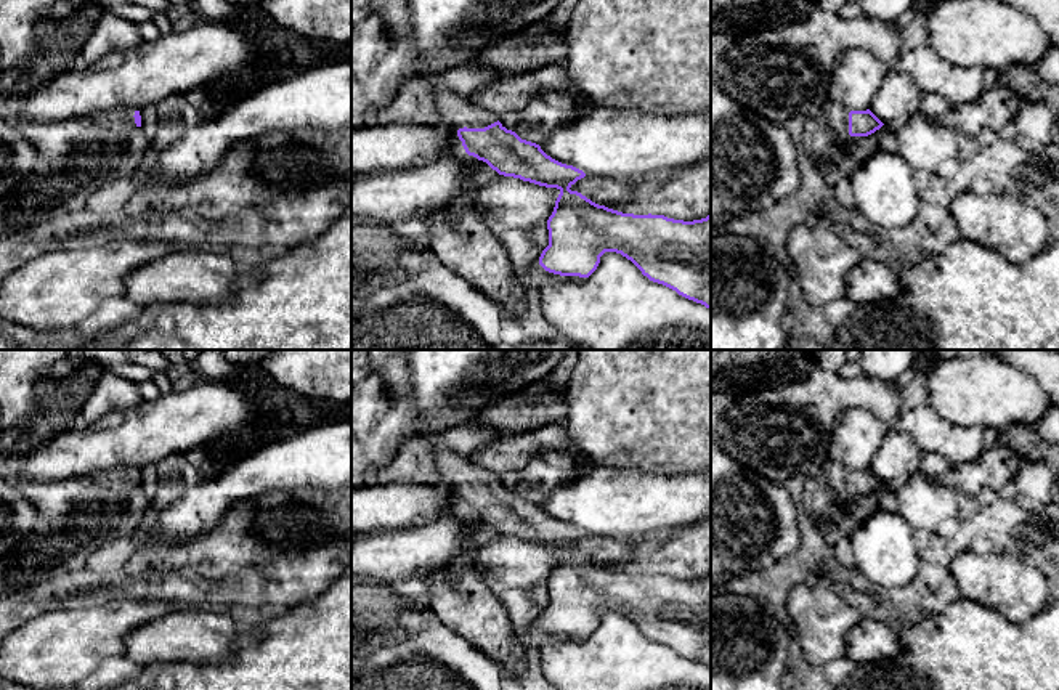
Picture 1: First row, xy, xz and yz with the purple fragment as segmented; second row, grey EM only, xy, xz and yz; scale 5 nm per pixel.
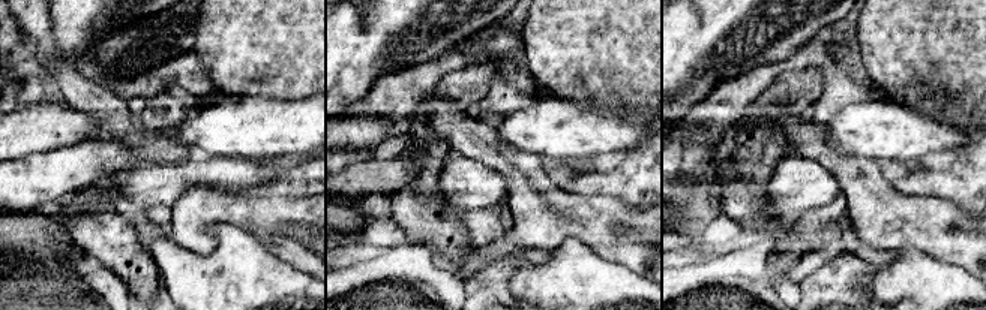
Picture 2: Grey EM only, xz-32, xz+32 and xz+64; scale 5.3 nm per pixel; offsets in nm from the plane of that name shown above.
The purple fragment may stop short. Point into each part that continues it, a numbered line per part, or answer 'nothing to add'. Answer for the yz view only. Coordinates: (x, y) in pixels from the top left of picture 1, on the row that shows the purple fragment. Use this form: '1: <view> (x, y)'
1: yz (838, 117)

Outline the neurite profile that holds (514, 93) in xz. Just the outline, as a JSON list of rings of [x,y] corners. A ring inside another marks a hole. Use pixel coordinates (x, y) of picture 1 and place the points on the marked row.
[[[565,64],[547,66],[518,77],[491,80],[478,87],[470,99],[501,117],[509,111],[520,112],[536,96],[552,91],[566,93],[576,111],[590,108],[587,96],[579,90]]]

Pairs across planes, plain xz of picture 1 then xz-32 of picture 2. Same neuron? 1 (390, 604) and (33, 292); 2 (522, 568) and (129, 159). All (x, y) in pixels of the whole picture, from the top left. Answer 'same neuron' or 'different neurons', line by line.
1: same neuron
2: different neurons

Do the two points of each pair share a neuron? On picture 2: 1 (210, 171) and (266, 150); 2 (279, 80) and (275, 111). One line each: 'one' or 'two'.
1: two
2: two

